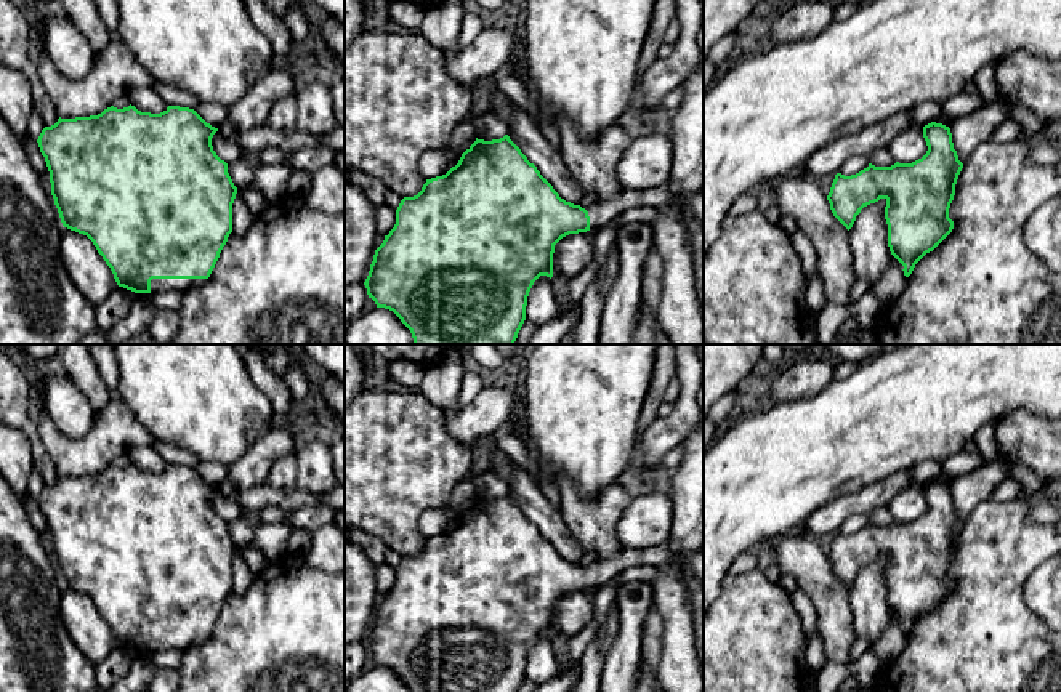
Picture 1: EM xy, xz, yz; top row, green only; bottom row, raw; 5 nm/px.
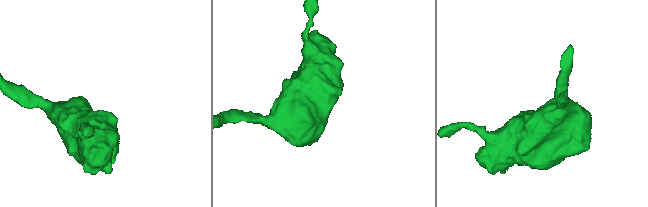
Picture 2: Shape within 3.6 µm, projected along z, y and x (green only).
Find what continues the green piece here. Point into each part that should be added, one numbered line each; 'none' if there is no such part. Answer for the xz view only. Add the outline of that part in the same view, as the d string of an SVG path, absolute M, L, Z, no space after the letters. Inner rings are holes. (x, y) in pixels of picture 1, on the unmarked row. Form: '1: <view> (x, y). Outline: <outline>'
1: xz (600, 572). Outline: M665 545L657 548L622 549L619 554L604 561L598 559L587 567L590 575L590 588L599 588L627 569L641 565L659 567L670 562L672 559L673 554Z

